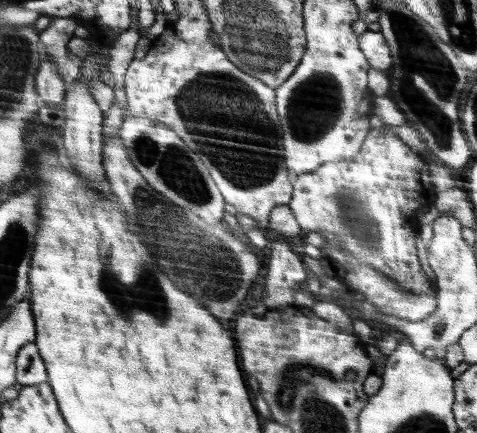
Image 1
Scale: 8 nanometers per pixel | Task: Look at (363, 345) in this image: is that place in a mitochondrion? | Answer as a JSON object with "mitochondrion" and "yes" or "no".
{"mitochondrion":"no"}

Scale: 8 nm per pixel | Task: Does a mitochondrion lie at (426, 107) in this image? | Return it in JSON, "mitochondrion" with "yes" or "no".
{"mitochondrion":"yes"}

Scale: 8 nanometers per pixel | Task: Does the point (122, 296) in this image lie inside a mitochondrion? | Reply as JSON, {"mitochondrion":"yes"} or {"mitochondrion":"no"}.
{"mitochondrion":"yes"}

